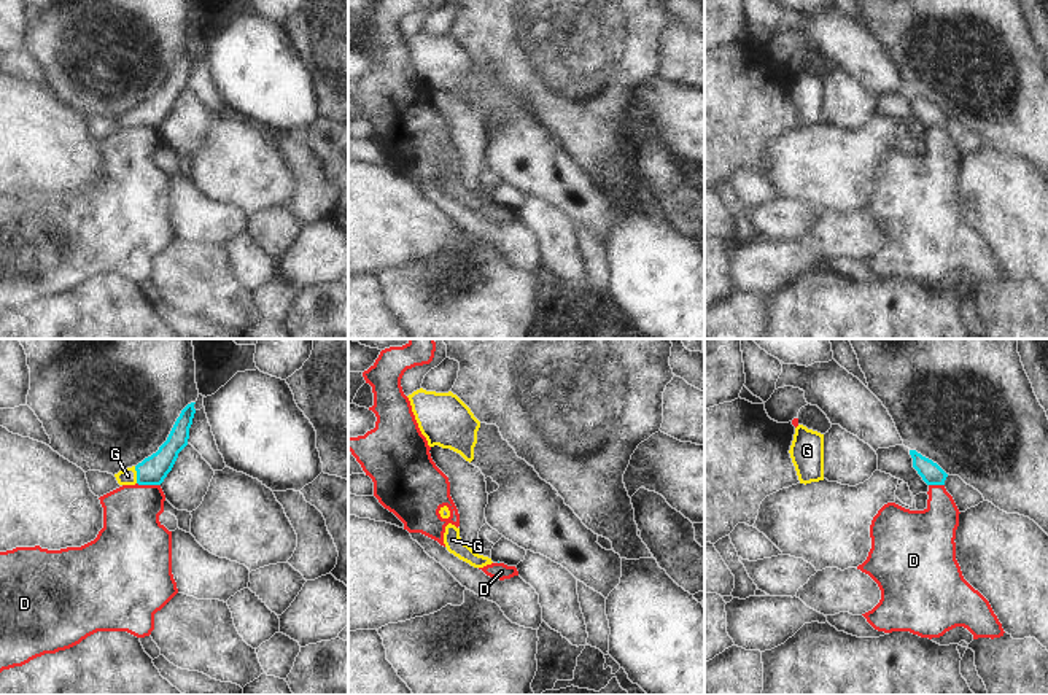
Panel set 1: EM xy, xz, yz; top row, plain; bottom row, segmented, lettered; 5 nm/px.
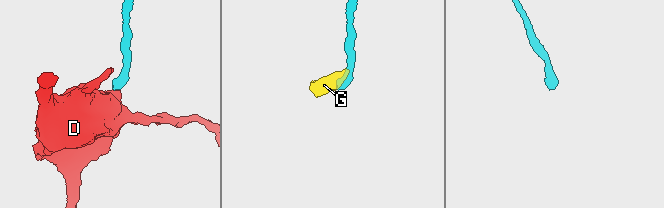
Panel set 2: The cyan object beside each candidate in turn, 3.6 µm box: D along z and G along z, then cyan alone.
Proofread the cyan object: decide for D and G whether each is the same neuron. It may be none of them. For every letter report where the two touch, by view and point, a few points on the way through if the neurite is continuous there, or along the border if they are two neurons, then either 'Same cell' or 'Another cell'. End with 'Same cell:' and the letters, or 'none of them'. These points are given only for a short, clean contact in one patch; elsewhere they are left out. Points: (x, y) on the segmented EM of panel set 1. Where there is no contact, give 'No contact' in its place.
D: Touches cyan at xy (148, 484). Another cell
G: Touches cyan at xy (137, 474). Path across: xy (151, 471), (137, 474), (128, 476). Same cell
Same cell: G

